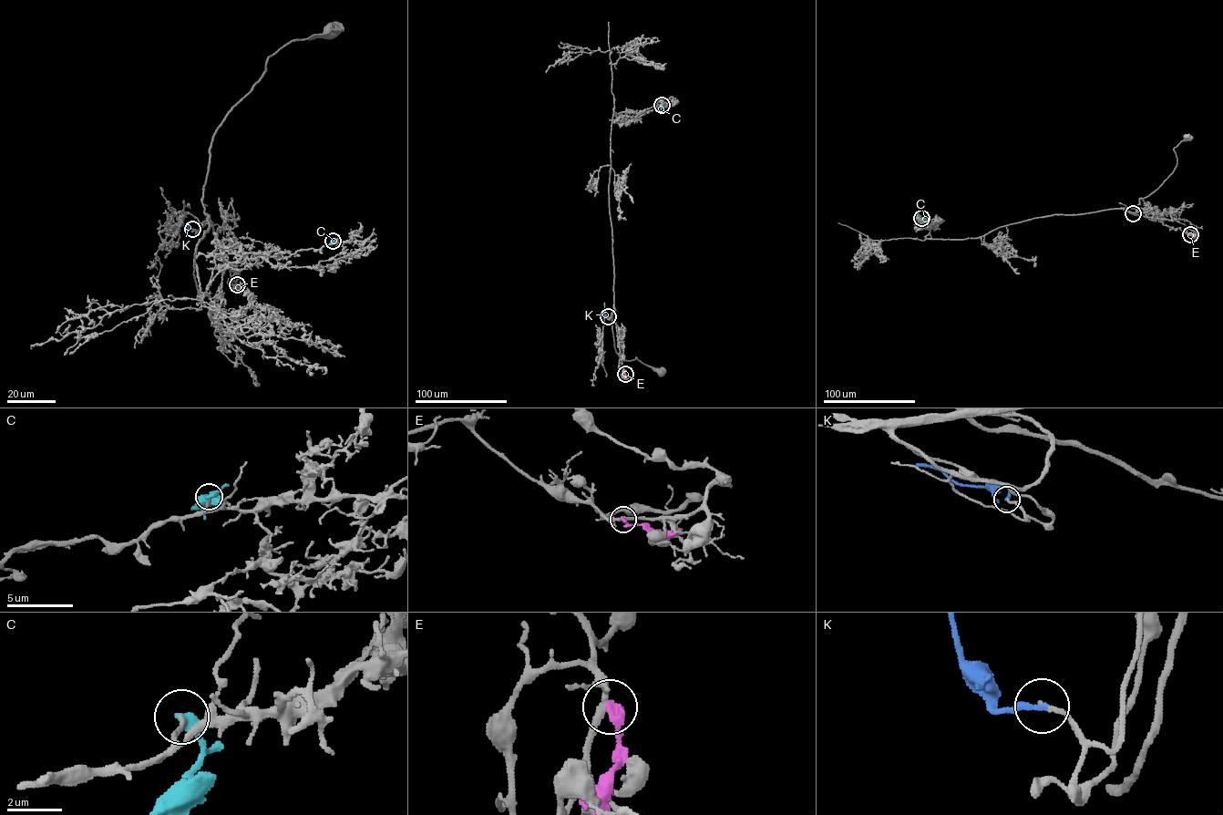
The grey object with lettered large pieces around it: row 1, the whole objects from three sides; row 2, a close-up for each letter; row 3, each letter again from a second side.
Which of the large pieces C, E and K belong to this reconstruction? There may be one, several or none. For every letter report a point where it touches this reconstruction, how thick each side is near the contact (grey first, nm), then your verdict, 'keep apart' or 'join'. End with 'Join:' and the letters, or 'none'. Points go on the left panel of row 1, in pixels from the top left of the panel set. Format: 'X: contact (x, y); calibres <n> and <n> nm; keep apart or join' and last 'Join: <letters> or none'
C: contact (333, 241); calibres 160 and 380 nm; keep apart
E: contact (237, 284); calibres 220 and 340 nm; keep apart
K: contact (192, 229); calibres 130 and 280 nm; join
Join: K

